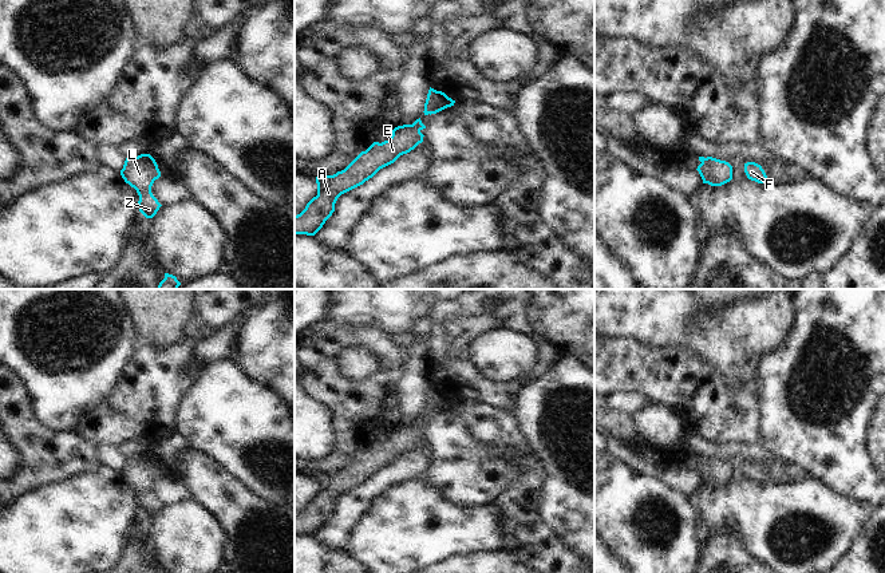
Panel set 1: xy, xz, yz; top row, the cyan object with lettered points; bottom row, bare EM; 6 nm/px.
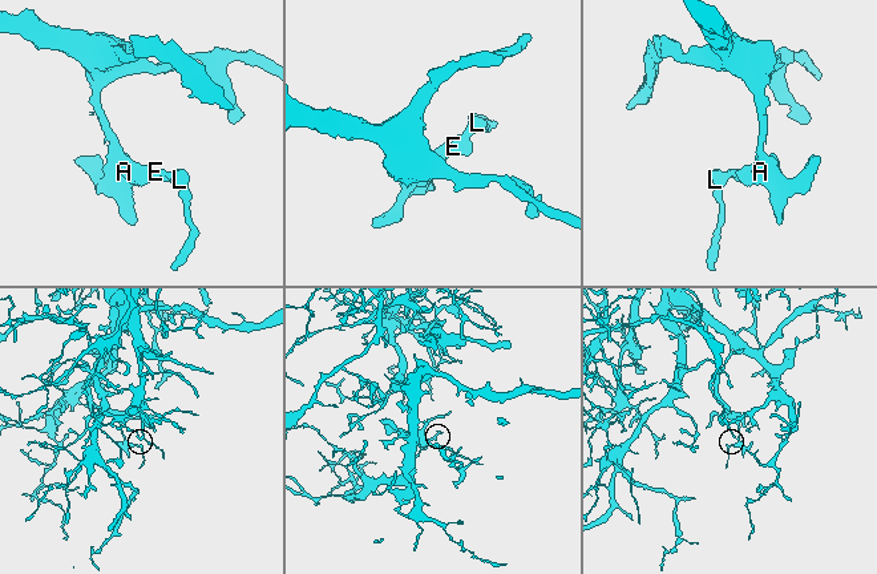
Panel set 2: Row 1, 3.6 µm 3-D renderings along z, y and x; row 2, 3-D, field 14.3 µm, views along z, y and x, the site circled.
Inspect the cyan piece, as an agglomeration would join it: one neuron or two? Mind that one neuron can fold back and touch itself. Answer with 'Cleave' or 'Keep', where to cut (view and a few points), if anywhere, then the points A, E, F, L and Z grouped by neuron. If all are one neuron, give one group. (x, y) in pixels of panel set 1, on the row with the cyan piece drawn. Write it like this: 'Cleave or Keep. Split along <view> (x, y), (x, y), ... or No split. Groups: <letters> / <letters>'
Keep. No split. Groups: A E F L Z

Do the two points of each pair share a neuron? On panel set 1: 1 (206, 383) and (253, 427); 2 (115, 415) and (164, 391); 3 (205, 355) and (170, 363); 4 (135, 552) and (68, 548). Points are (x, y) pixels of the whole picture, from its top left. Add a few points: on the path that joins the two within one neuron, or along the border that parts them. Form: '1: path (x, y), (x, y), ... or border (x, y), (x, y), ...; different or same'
1: path (218, 395), (241, 418); same
2: path (127, 413), (135, 408), (151, 392); same
3: border (208, 332), (194, 348), (193, 364); different
4: border (134, 525), (119, 558); different

